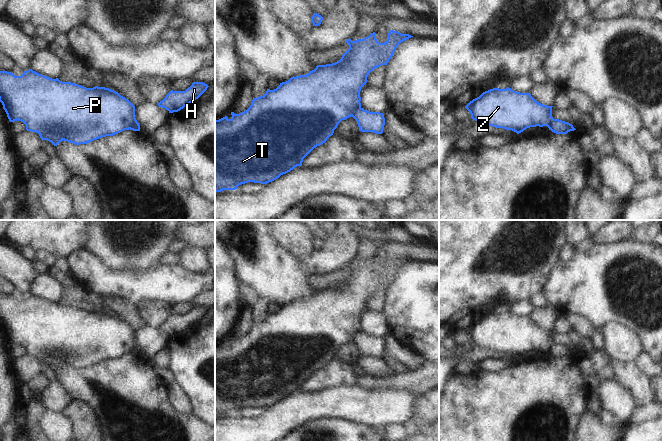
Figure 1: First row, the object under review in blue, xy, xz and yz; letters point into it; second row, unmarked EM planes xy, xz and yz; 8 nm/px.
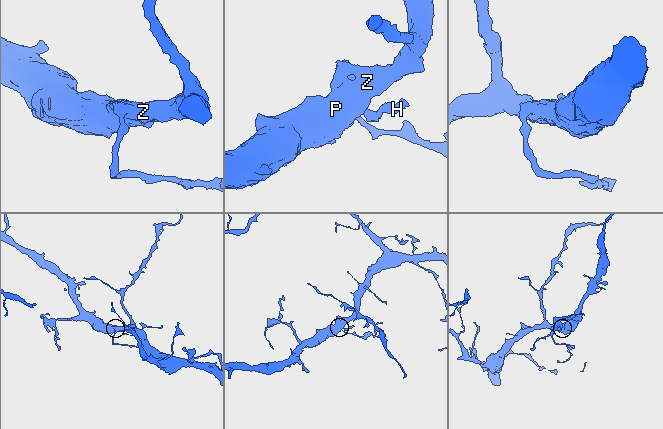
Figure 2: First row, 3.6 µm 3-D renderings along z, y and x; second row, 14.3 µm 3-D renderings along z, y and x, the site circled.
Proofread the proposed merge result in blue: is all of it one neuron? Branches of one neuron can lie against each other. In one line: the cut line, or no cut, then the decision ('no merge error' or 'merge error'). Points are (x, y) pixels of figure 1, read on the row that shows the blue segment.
cut xz (360, 106), (351, 115); merge error

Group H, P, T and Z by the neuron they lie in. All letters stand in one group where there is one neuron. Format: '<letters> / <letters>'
H / P T Z

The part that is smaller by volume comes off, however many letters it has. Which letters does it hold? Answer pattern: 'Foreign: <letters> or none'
Foreign: H.

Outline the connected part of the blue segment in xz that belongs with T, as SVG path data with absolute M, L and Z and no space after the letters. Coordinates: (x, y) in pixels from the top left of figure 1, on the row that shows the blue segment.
M390 30L388 33L388 39L384 43L380 43L376 39L376 33L373 32L364 39L358 39L352 41L350 38L345 41L349 45L349 49L342 55L341 59L332 64L317 65L316 68L310 71L306 75L300 75L296 77L291 77L288 81L280 83L280 85L274 89L267 89L263 96L254 98L251 102L250 107L239 114L231 112L232 117L229 119L227 116L215 120L215 192L221 192L223 190L235 190L241 184L248 182L267 184L279 178L281 175L286 174L293 170L297 166L302 166L303 159L317 146L322 145L327 141L327 139L333 135L334 130L337 128L338 124L349 117L351 117L357 108L361 107L361 88L367 83L367 77L370 72L375 68L382 65L387 65L389 60L392 58L397 46L411 38L413 36L409 34L401 34L398 31Z

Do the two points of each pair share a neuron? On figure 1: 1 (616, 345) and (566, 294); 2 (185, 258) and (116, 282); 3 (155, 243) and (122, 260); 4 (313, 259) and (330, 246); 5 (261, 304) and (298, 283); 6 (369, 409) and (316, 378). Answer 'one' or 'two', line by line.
1: two
2: two
3: one
4: one
5: two
6: two

